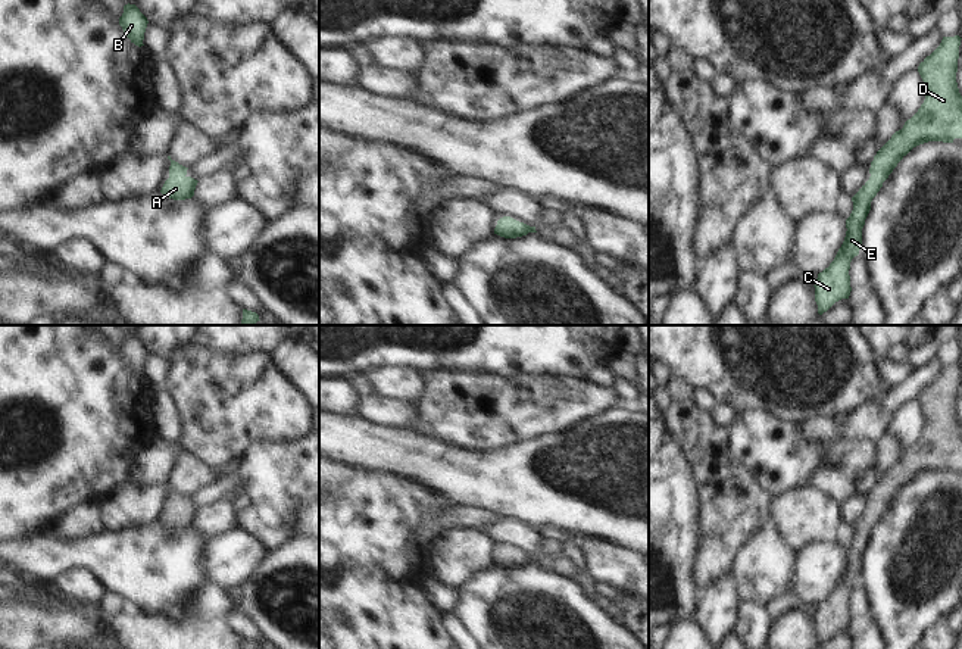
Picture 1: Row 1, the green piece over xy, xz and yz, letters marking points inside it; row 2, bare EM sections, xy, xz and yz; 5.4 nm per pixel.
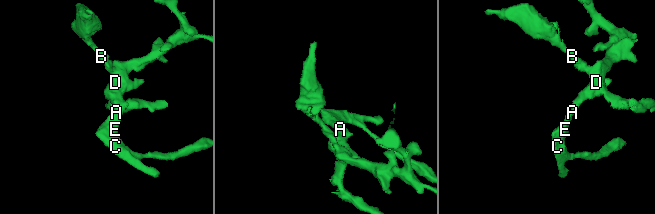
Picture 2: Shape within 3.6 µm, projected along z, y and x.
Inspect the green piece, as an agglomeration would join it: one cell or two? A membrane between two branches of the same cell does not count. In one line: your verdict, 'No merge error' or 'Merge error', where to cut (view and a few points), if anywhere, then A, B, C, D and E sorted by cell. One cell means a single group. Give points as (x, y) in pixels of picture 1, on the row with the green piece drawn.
No merge error. No split. Groups: A B C D E

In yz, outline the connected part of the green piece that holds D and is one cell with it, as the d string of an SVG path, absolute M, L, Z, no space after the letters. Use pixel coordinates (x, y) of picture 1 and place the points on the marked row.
M943 37L940 46L918 66L927 96L918 112L877 152L869 180L852 197L853 210L846 219L846 237L834 260L818 274L815 302L818 313L849 299L850 262L862 247L862 228L871 202L897 163L916 146L928 141L953 143L962 138L962 96L956 82L961 37Z

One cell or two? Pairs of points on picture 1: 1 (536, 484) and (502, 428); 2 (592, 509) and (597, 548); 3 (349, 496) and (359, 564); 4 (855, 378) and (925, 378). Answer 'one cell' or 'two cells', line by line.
1: two cells
2: two cells
3: one cell
4: two cells

